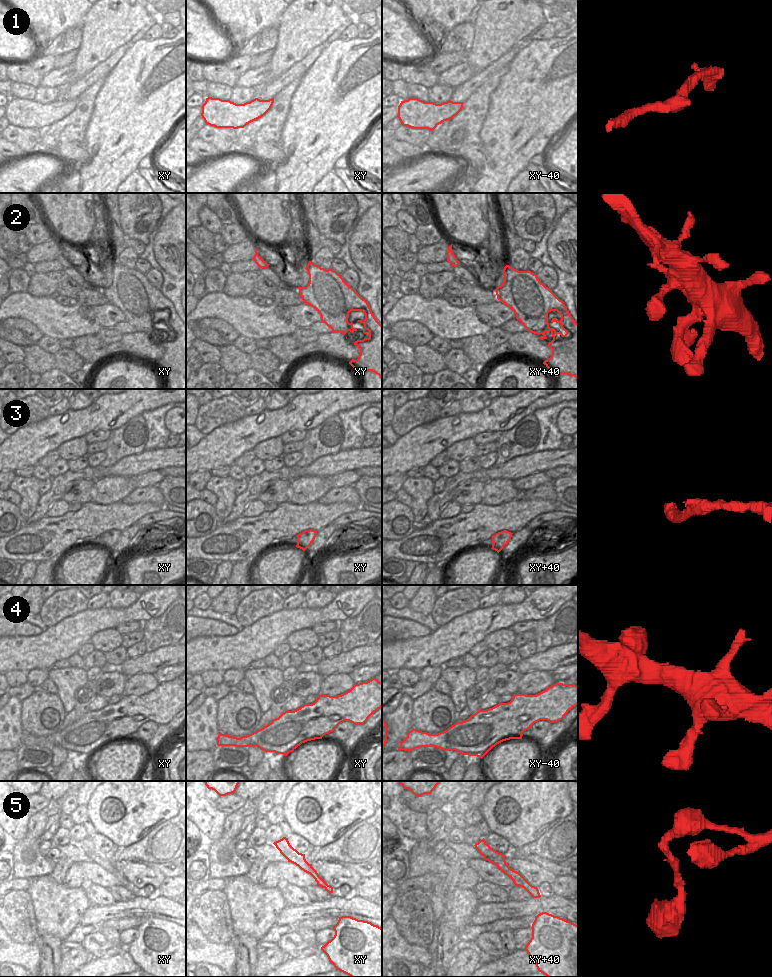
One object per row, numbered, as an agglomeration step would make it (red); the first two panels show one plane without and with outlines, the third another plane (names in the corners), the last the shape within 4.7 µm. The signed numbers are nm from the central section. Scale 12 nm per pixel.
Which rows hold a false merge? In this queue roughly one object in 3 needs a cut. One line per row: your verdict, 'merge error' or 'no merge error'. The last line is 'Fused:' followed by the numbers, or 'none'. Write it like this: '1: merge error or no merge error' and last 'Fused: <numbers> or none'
1: no merge error
2: no merge error
3: merge error
4: no merge error
5: no merge error
Fused: 3

